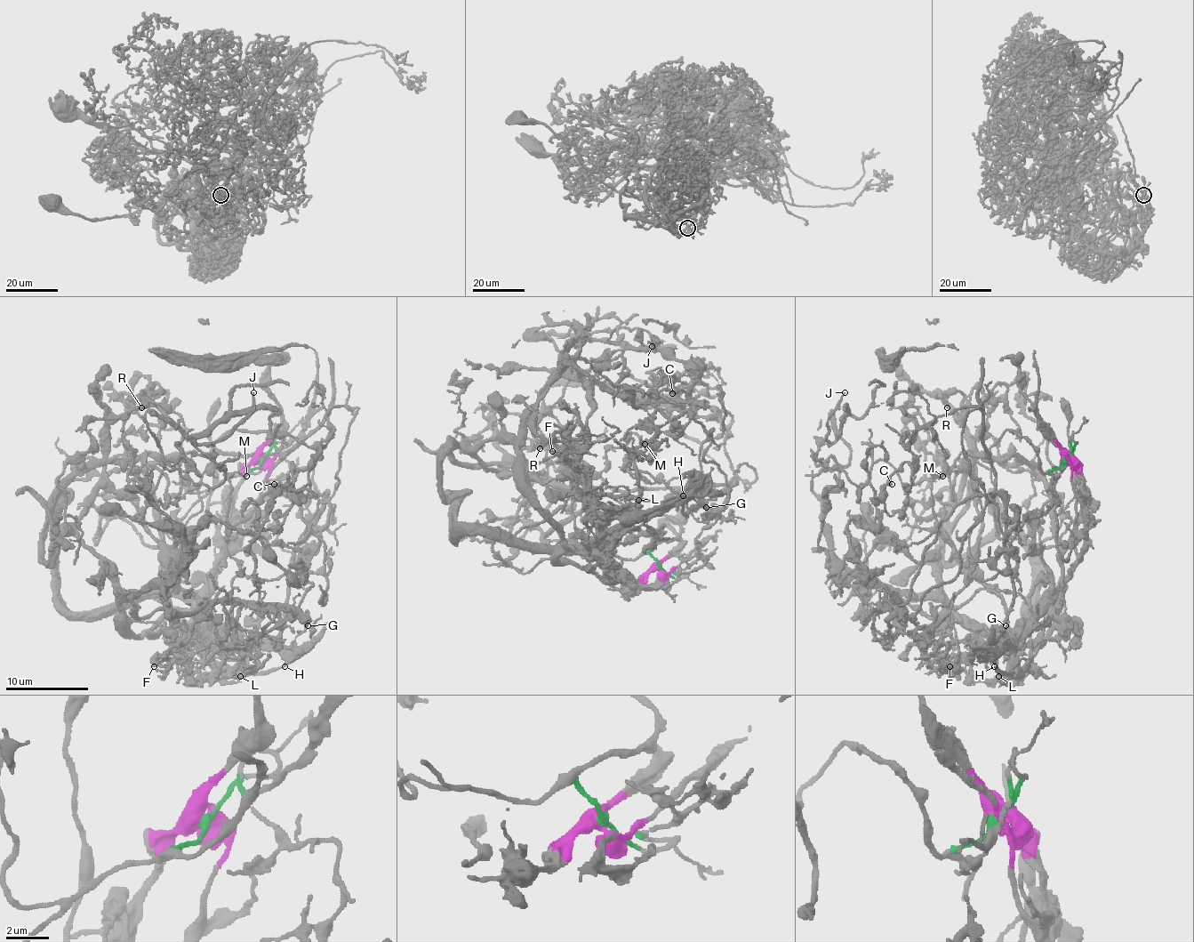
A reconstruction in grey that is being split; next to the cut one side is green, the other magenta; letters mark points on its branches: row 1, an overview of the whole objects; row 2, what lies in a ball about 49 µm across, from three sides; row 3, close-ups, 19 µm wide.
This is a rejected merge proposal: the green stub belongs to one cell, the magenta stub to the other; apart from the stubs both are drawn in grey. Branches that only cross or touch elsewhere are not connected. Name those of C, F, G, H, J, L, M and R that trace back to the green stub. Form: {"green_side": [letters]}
{"green_side": ["C", "J", "M", "R"]}

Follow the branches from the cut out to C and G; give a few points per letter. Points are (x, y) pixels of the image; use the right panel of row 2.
C: (1065, 458), (1045, 473), (1007, 430), (989, 500), (962, 444), (970, 406), (916, 431), (914, 469), (891, 484)
G: (1065, 458), (1084, 487), (1084, 496), (1076, 504), (1076, 567), (1026, 627), (999, 650), (997, 638), (1005, 625)

